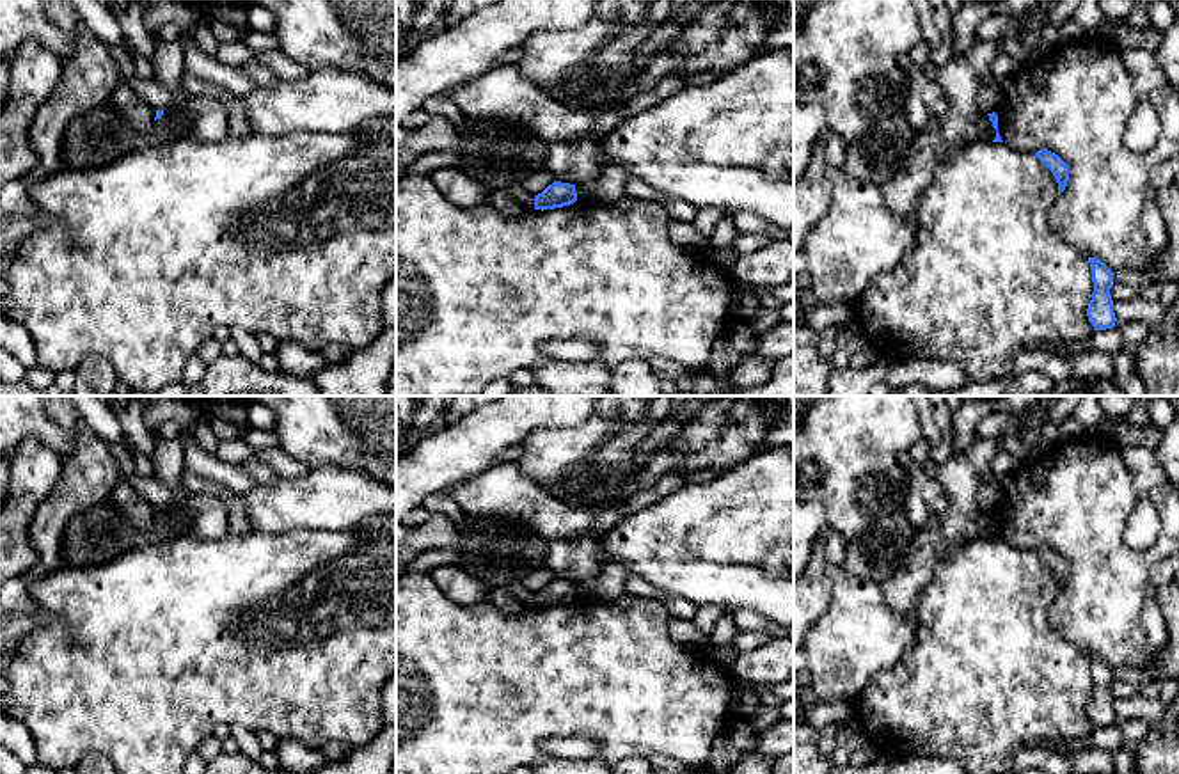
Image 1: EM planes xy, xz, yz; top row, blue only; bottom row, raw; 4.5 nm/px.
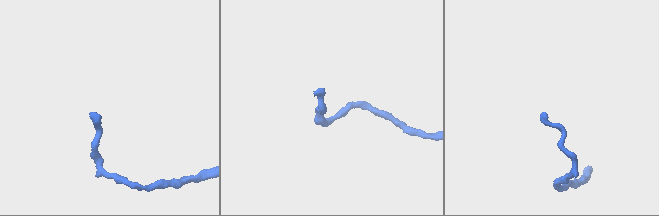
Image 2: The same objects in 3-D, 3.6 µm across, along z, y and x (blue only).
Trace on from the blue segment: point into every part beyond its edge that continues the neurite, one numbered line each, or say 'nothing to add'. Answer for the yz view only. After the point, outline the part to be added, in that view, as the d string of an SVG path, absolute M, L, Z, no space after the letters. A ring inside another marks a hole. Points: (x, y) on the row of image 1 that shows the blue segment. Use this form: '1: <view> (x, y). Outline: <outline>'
nothing to add

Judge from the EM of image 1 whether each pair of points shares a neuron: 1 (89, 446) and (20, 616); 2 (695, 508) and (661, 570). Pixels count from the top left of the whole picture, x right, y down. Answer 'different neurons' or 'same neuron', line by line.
1: same neuron
2: different neurons

